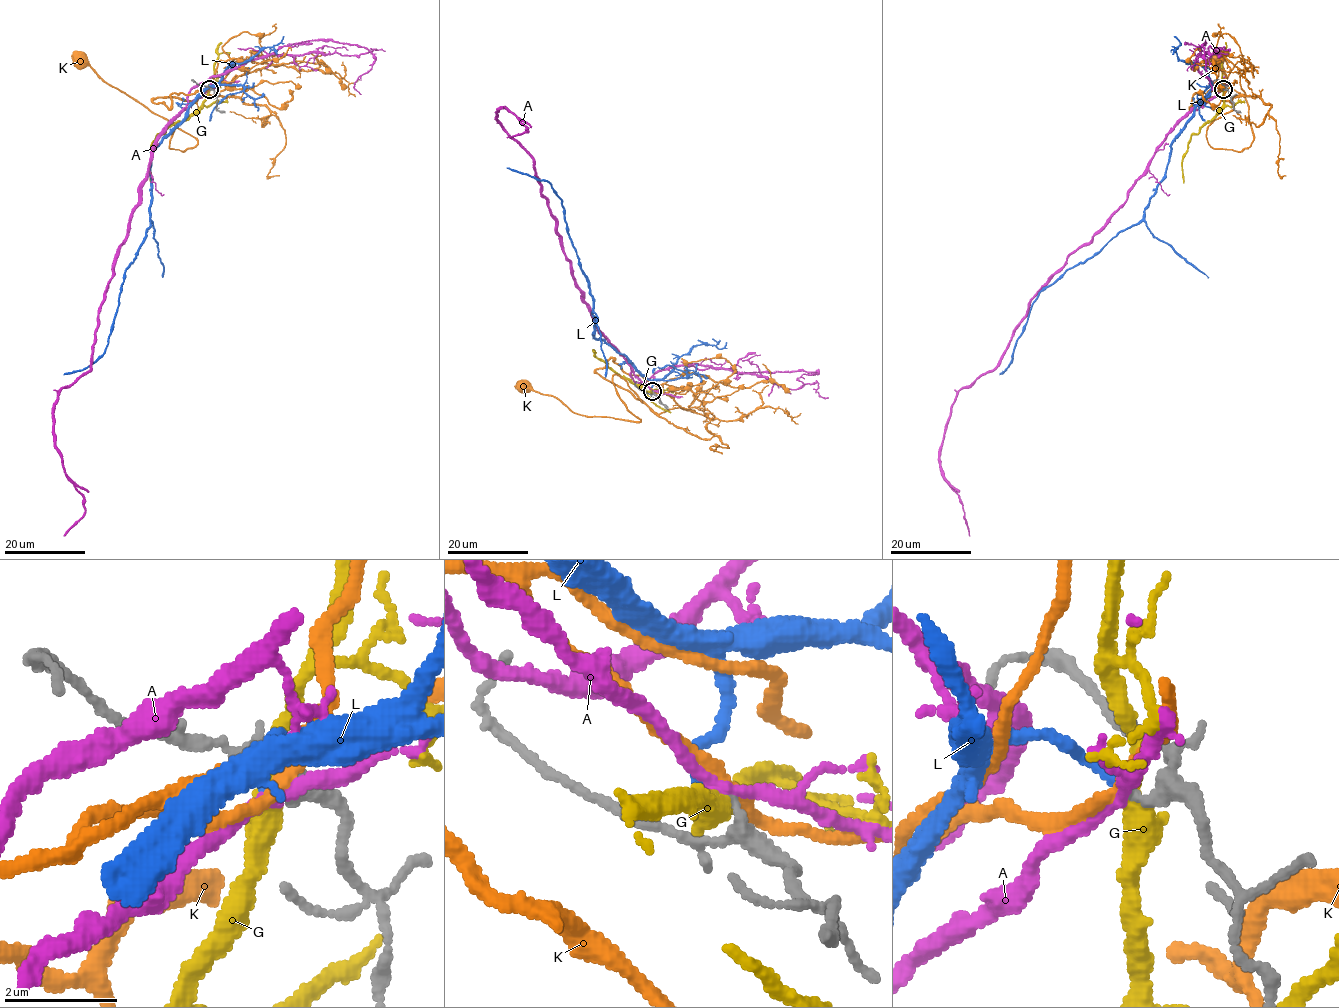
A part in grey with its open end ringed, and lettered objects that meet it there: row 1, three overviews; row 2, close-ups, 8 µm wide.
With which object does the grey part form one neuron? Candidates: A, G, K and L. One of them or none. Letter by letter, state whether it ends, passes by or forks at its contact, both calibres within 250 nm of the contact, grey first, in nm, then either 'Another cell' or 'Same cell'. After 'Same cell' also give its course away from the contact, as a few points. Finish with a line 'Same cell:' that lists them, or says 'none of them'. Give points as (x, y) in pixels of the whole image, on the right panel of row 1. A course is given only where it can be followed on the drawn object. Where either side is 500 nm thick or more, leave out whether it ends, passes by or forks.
A: It passes by. Thickness 200 nm (grey) against 240 nm. Another cell
G: It passes by. Thickness 240 nm (grey) against 360 nm. Another cell
K: It passes by. Thickness 200 nm (grey) against 220 nm. Another cell
L: It ends there. Thickness 200 nm (grey) against 160 nm. Same cell. Its course: (1223, 89), (1213, 87), (1174, 139), (1166, 176), (1158, 184), (1145, 216), (1041, 291), (1012, 359), (999, 375)
Same cell: L

